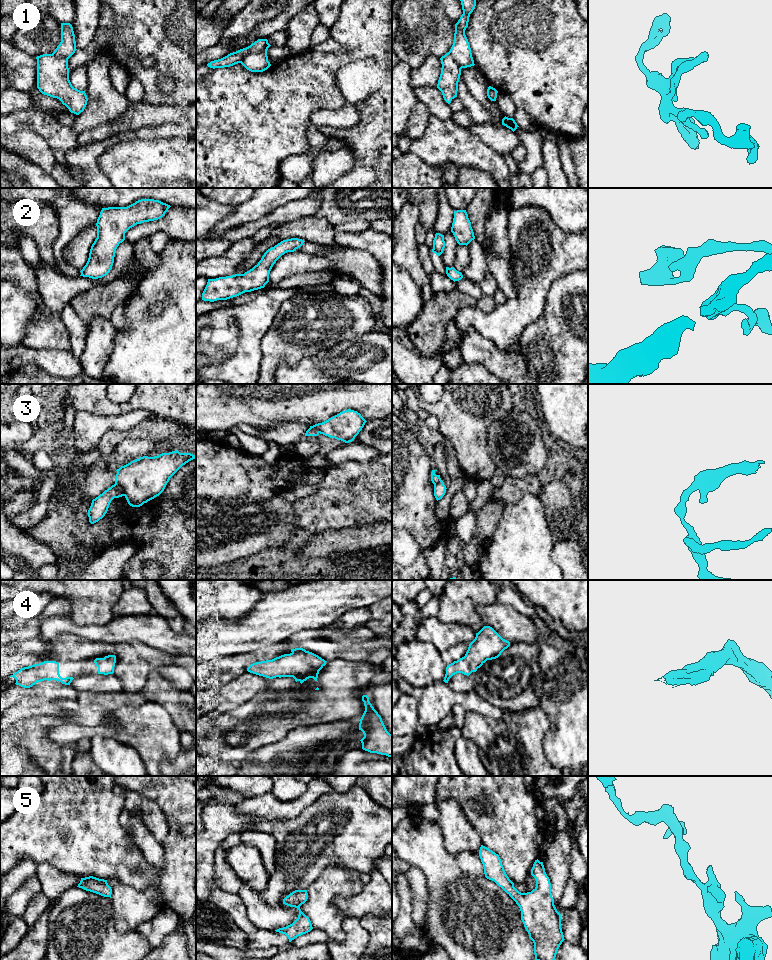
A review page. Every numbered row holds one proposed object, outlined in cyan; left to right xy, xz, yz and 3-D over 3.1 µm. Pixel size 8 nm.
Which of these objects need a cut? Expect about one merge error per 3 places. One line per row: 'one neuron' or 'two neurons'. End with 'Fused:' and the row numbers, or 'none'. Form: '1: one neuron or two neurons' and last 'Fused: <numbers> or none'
1: two neurons
2: one neuron
3: two neurons
4: one neuron
5: one neuron
Fused: 1, 3

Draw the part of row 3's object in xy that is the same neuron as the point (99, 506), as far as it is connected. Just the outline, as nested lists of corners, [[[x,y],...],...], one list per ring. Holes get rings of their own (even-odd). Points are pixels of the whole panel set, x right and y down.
[[[118,484],[112,485],[102,494],[92,500],[88,510],[89,522],[94,524],[102,519],[108,511],[109,505],[114,498],[125,496],[124,489]]]

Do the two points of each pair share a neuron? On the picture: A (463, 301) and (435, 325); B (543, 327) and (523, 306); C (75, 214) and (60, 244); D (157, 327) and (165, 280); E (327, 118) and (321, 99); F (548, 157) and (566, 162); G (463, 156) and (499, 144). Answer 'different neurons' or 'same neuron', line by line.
A: same neuron
B: different neurons
C: same neuron
D: same neuron
E: different neurons
F: different neurons
G: different neurons

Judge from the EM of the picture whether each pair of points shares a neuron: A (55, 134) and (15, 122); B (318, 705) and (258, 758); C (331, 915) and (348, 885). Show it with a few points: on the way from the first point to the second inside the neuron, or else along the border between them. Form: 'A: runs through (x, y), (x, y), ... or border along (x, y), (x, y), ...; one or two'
A: runs through (45, 124), (40, 121), (25, 121); one
B: border along (291, 729), (278, 741), (256, 748); two
C: runs through (327, 906), (327, 899), (339, 887); one

